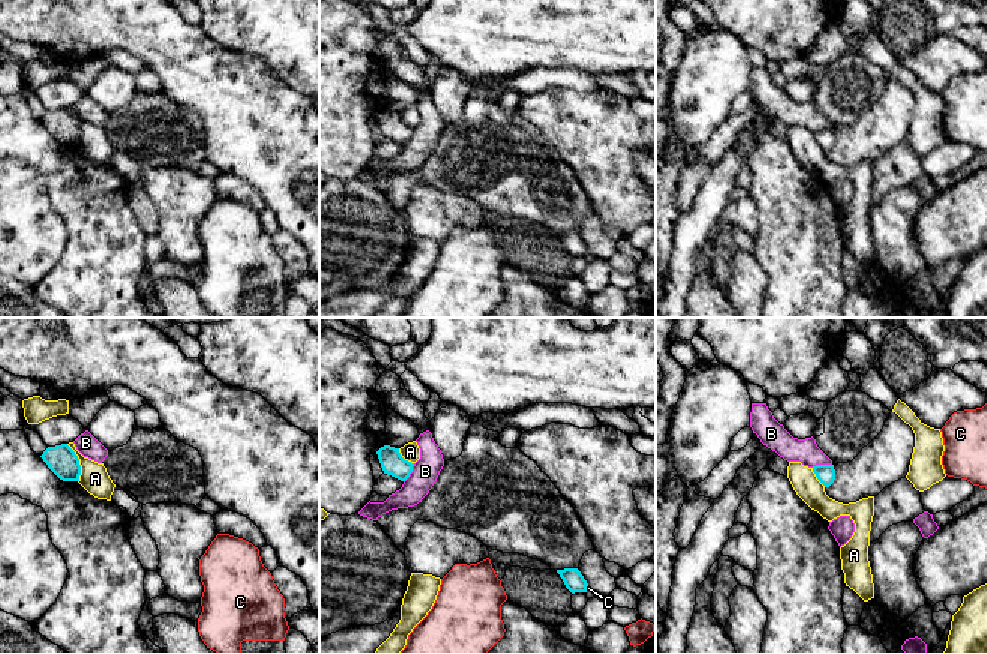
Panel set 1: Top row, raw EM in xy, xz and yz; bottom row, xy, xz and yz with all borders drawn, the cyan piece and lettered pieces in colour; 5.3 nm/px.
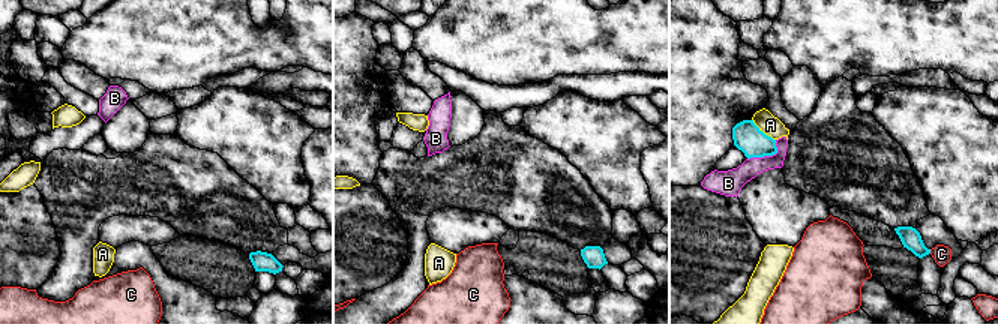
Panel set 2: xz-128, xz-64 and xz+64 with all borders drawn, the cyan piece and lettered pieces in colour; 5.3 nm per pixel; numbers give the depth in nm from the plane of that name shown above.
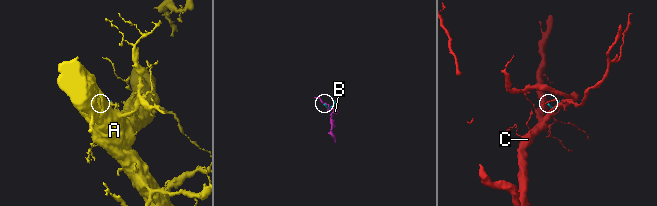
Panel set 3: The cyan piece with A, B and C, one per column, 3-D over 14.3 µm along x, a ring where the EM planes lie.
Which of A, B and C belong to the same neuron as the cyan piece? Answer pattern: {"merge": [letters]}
{"merge": []}

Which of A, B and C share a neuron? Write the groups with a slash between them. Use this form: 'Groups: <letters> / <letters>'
Groups: A / B / C

